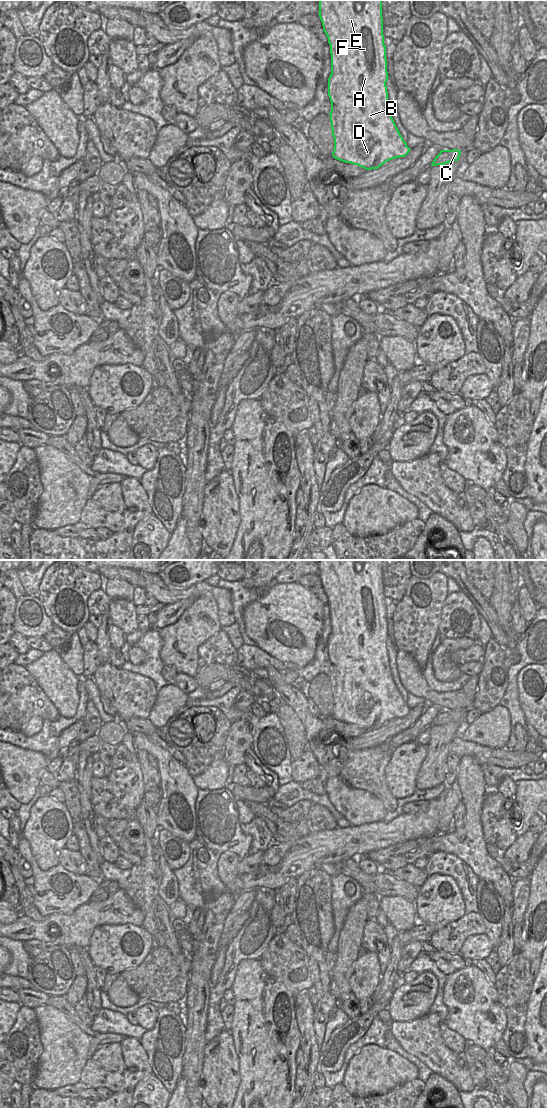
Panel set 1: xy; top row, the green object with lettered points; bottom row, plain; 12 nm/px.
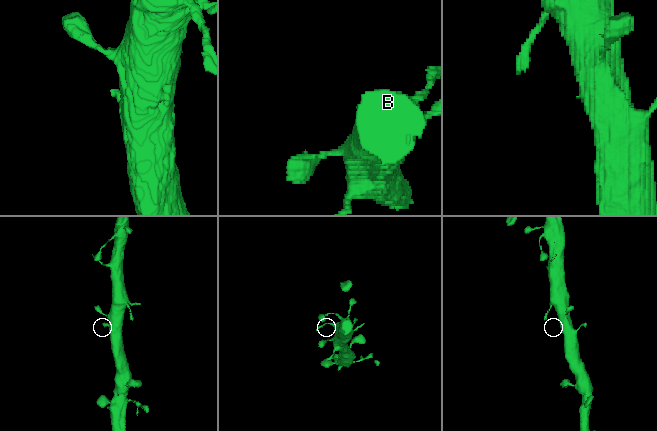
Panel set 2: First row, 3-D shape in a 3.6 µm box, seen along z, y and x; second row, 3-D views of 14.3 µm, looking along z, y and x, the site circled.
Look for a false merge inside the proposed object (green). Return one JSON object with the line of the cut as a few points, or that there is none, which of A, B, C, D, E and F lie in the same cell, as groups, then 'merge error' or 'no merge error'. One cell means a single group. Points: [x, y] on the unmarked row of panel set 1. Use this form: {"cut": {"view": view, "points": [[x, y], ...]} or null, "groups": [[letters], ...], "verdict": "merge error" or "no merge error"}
{"cut": null, "groups": [["A", "B", "C", "D", "E", "F"]], "verdict": "no merge error"}

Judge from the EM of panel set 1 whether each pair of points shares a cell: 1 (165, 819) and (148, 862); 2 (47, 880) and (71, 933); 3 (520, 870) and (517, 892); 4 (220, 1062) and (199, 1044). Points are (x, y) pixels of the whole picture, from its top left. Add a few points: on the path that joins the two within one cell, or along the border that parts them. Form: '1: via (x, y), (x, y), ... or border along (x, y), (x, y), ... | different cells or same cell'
1: border along (155, 813), (158, 824) | different cells
2: border along (84, 904), (71, 913), (48, 914), (43, 917) | different cells
3: border along (525, 862), (528, 874), (513, 880) | different cells
4: border along (206, 1043), (203, 1049), (203, 1068), (201, 1070) | different cells

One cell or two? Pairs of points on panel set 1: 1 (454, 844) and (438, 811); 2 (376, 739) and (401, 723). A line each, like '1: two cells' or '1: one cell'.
1: two cells
2: one cell

